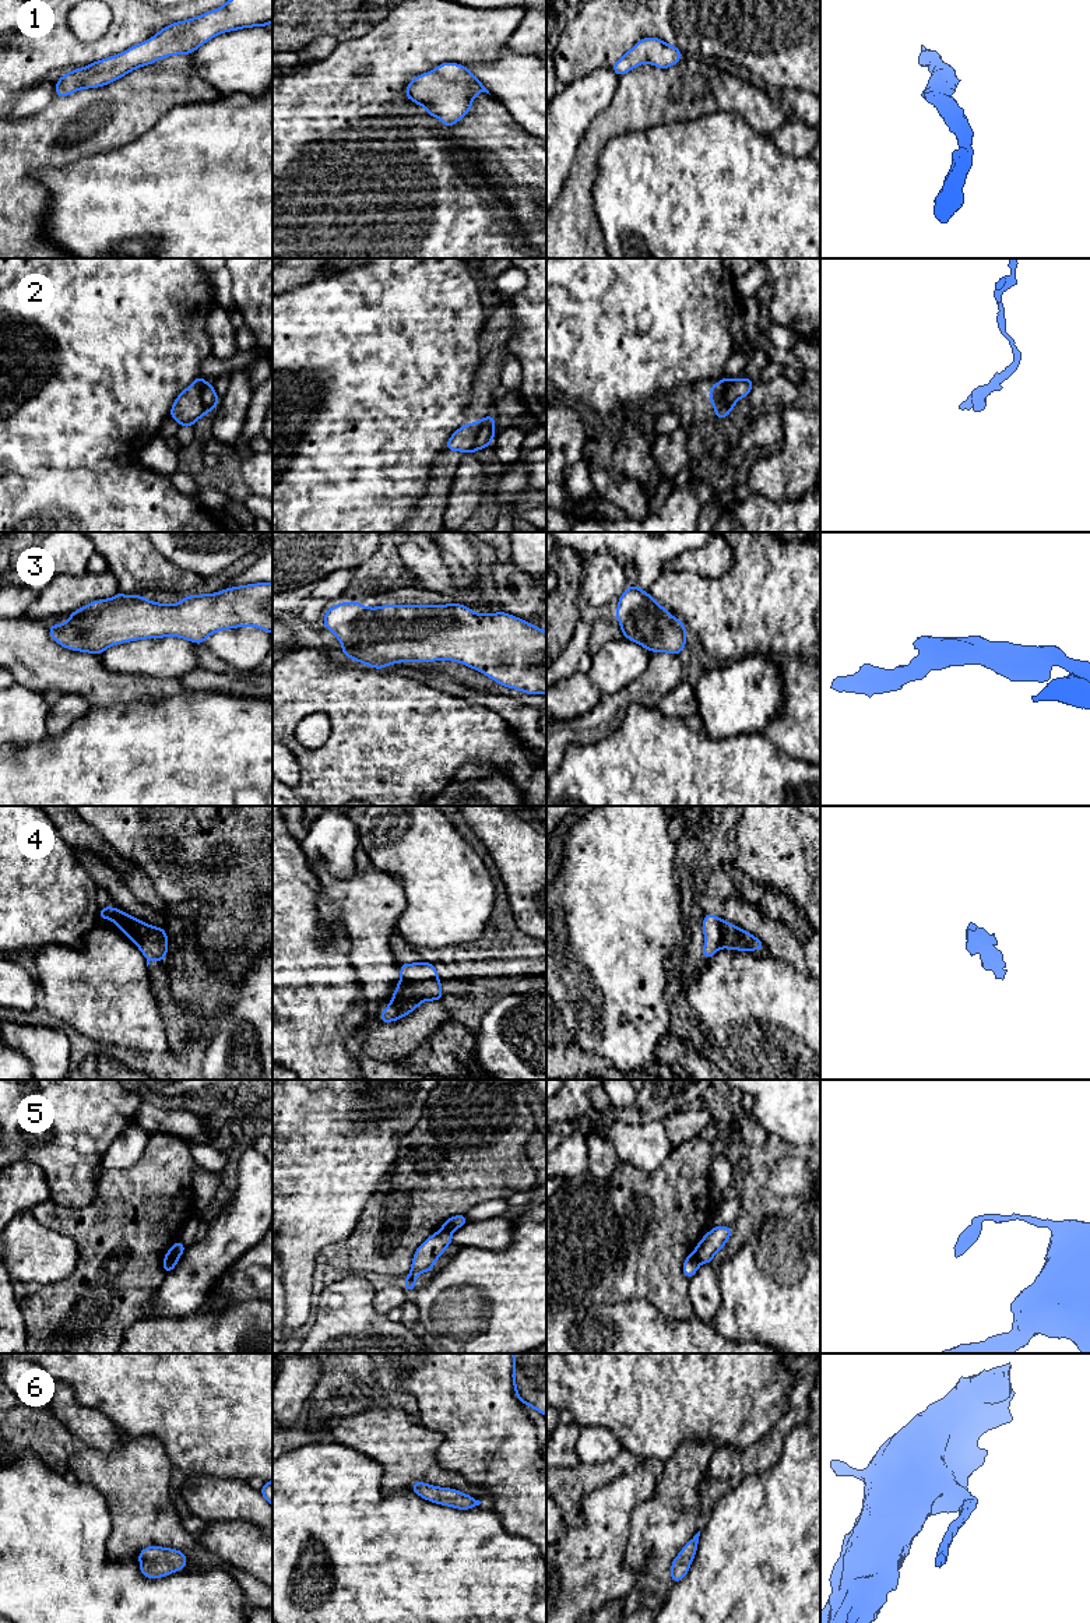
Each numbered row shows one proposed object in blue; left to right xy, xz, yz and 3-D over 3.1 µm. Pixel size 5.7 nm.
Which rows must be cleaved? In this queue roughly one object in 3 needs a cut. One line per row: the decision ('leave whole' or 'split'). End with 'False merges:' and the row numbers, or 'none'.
1: leave whole
2: split
3: leave whole
4: leave whole
5: split
6: leave whole
False merges: 2, 5

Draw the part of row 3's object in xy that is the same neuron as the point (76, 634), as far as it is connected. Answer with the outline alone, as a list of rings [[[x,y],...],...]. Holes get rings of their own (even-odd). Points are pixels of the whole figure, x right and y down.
[[[272,582],[233,587],[208,595],[193,594],[175,605],[155,603],[143,595],[126,596],[119,591],[115,598],[94,601],[73,612],[64,624],[50,624],[48,629],[57,644],[99,655],[115,644],[168,636],[201,645],[215,631],[242,626],[259,627],[272,634]]]

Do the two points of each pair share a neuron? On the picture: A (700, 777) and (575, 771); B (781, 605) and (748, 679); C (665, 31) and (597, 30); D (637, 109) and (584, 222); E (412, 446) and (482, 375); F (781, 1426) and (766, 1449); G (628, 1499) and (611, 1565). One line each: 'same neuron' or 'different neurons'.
A: same neuron
B: different neurons
C: same neuron
D: same neuron
E: different neurons
F: same neuron
G: same neuron

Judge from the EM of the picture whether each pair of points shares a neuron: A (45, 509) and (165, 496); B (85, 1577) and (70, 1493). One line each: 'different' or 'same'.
A: same
B: same

